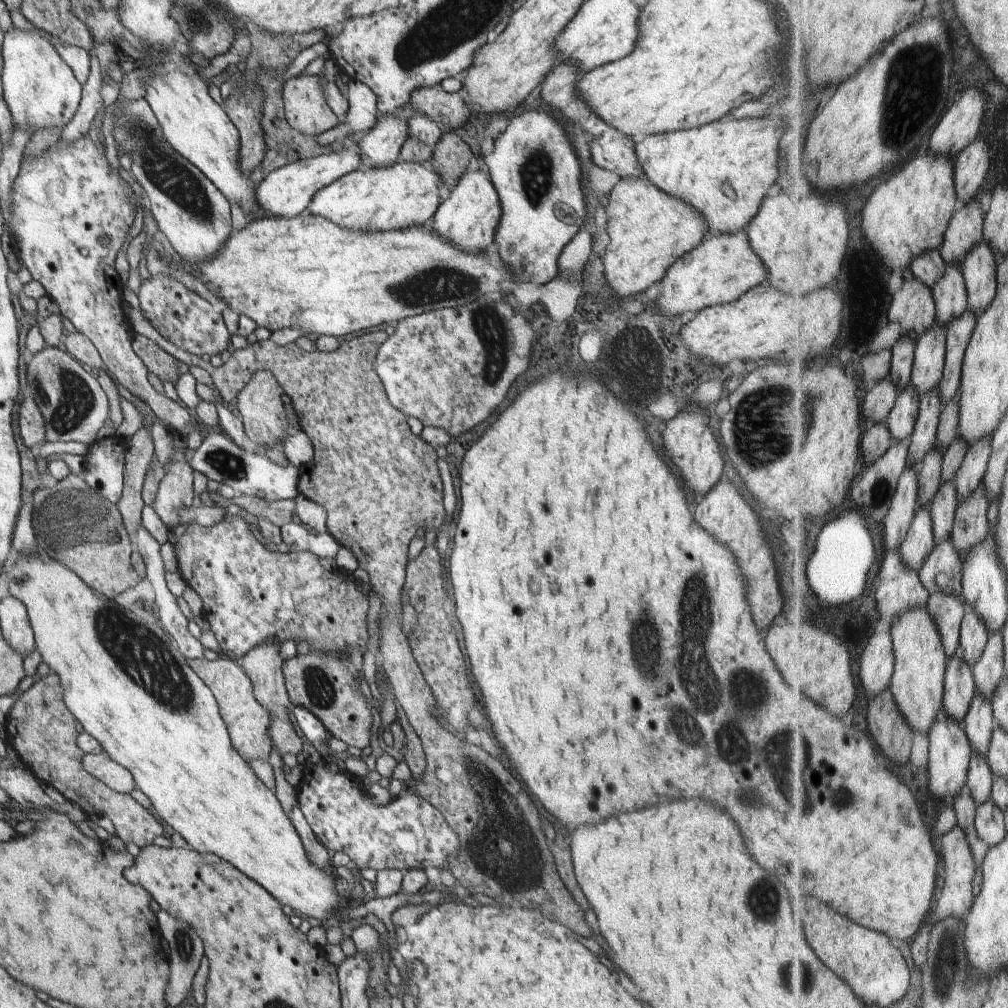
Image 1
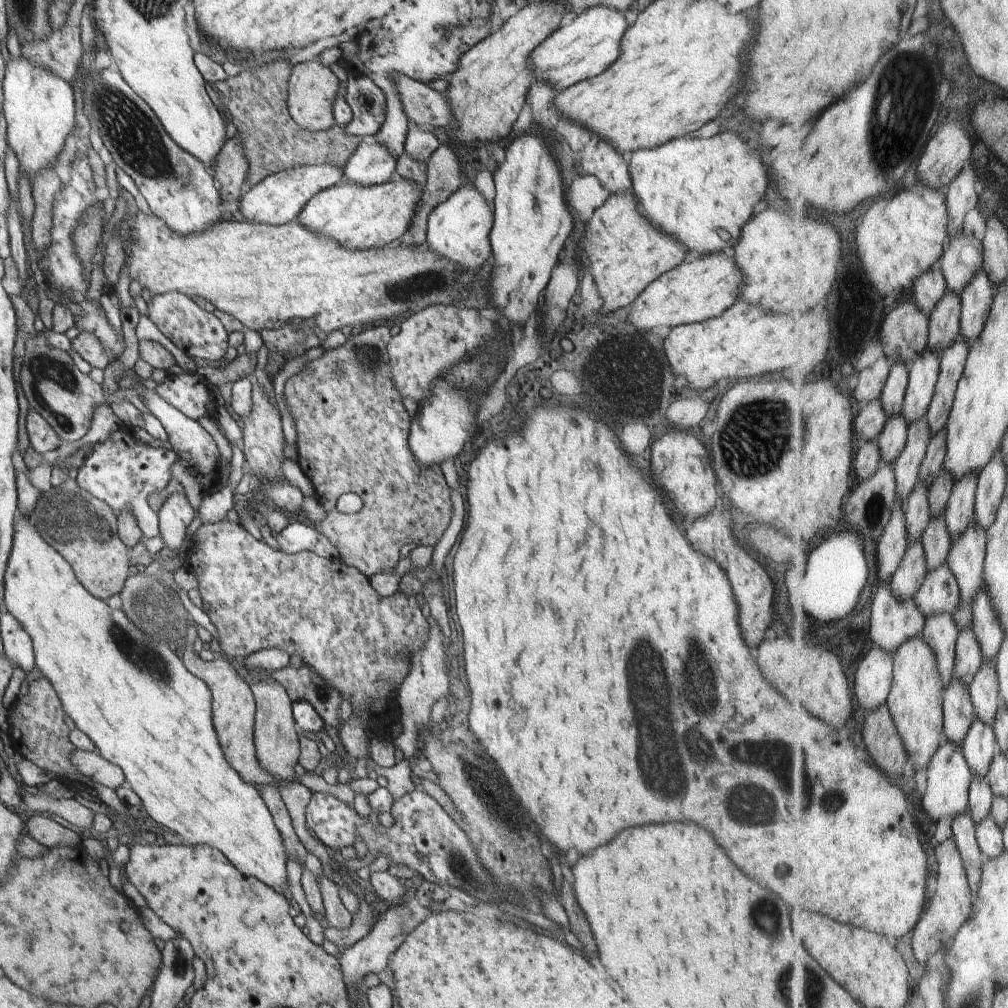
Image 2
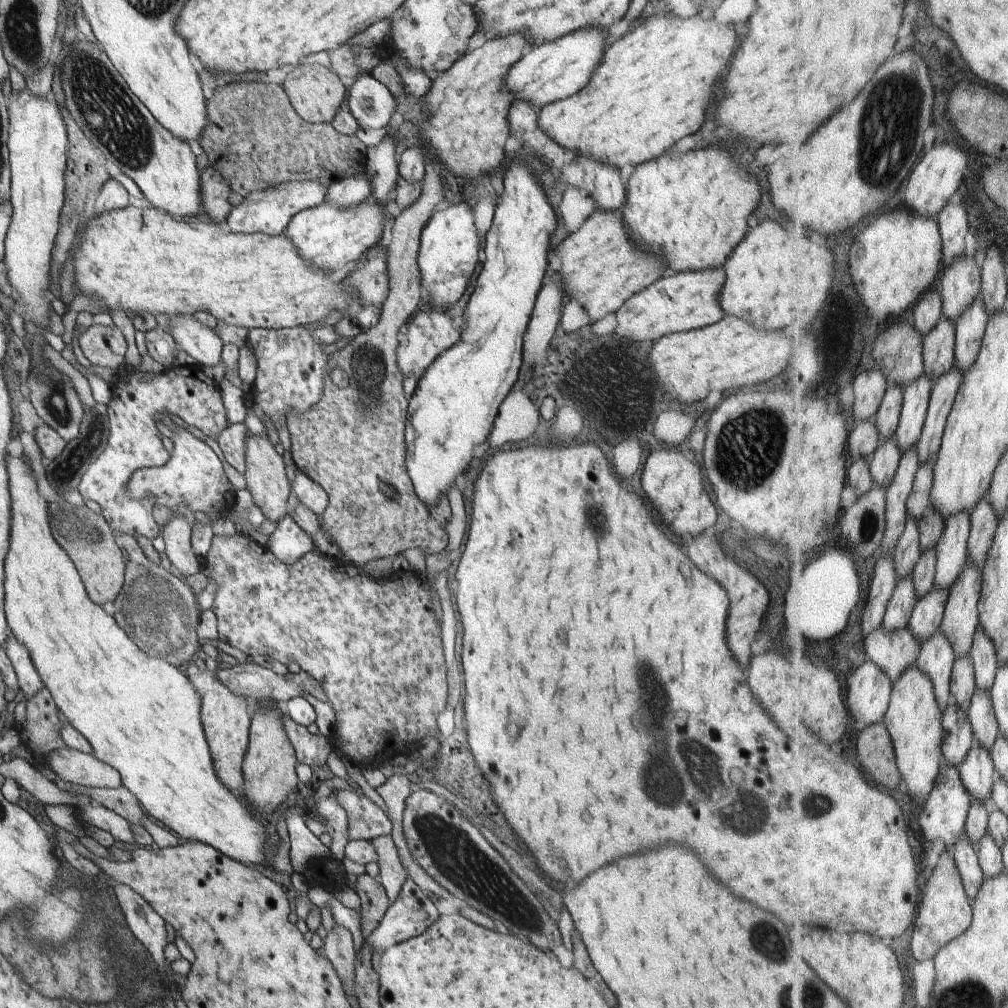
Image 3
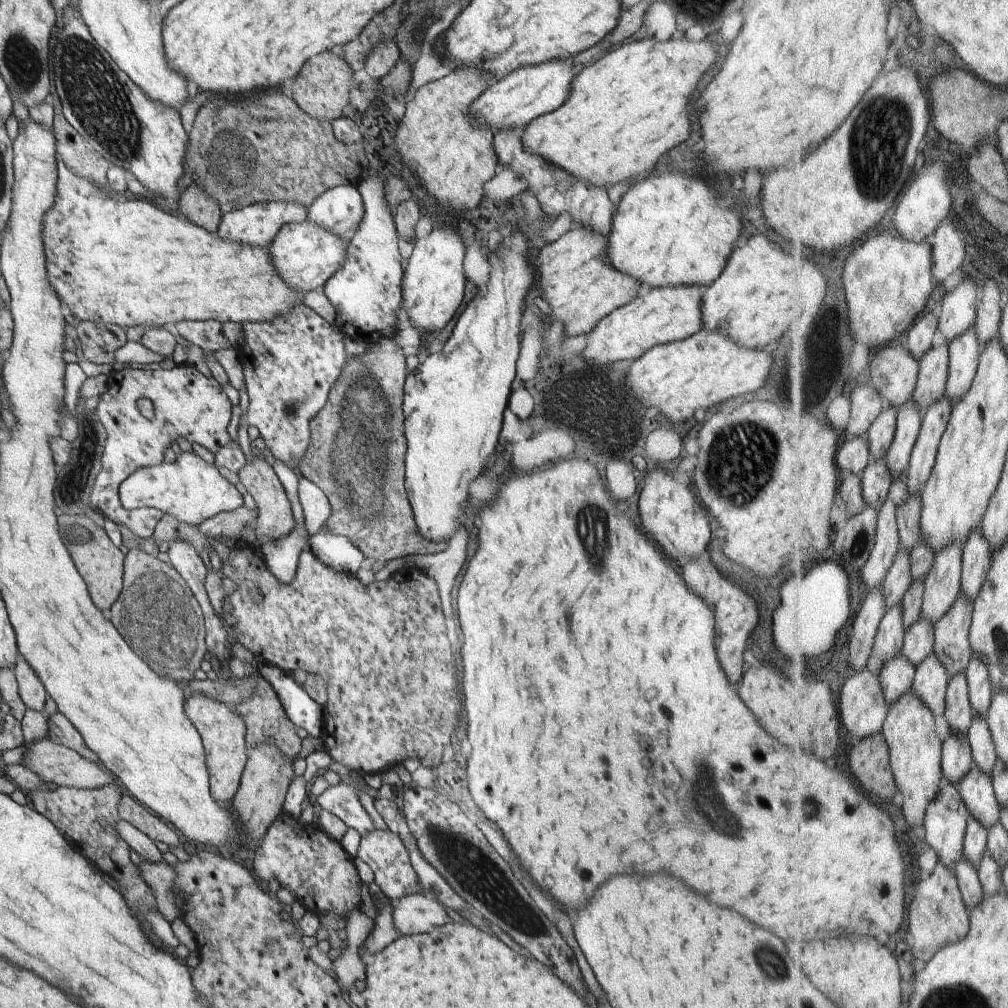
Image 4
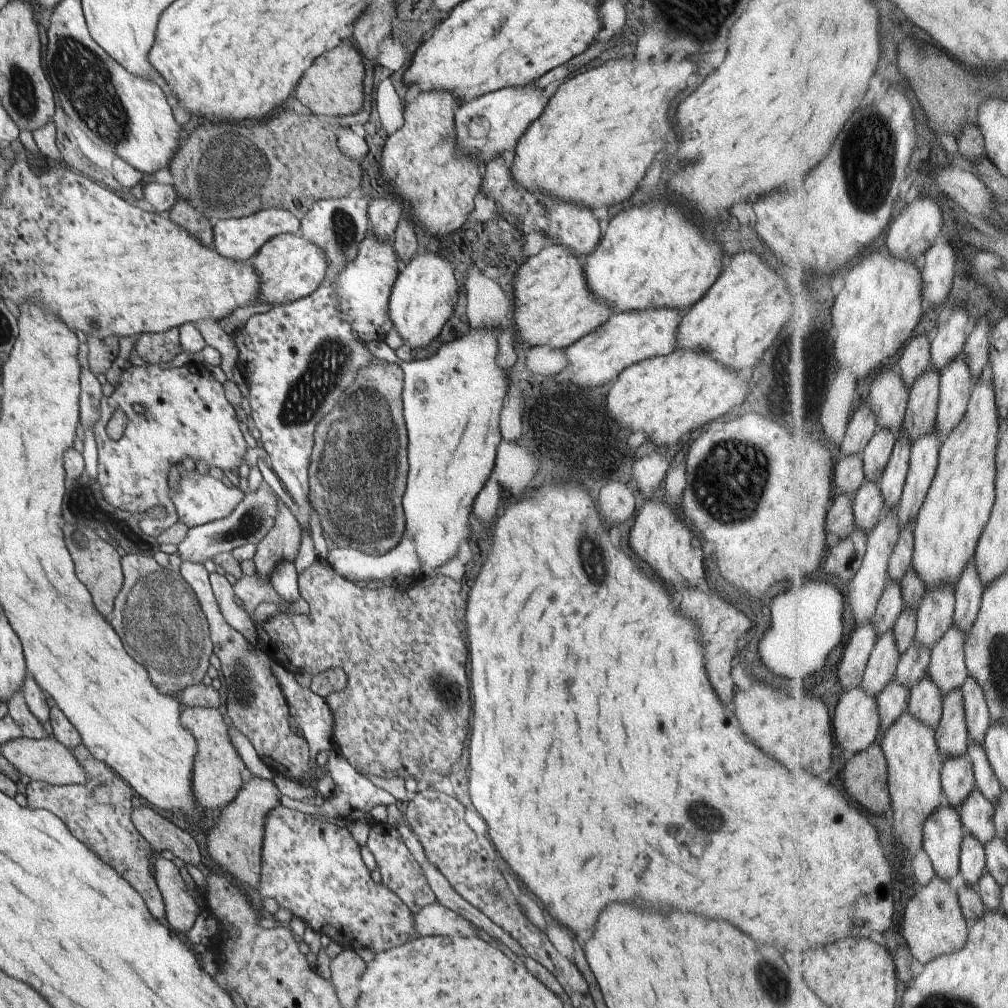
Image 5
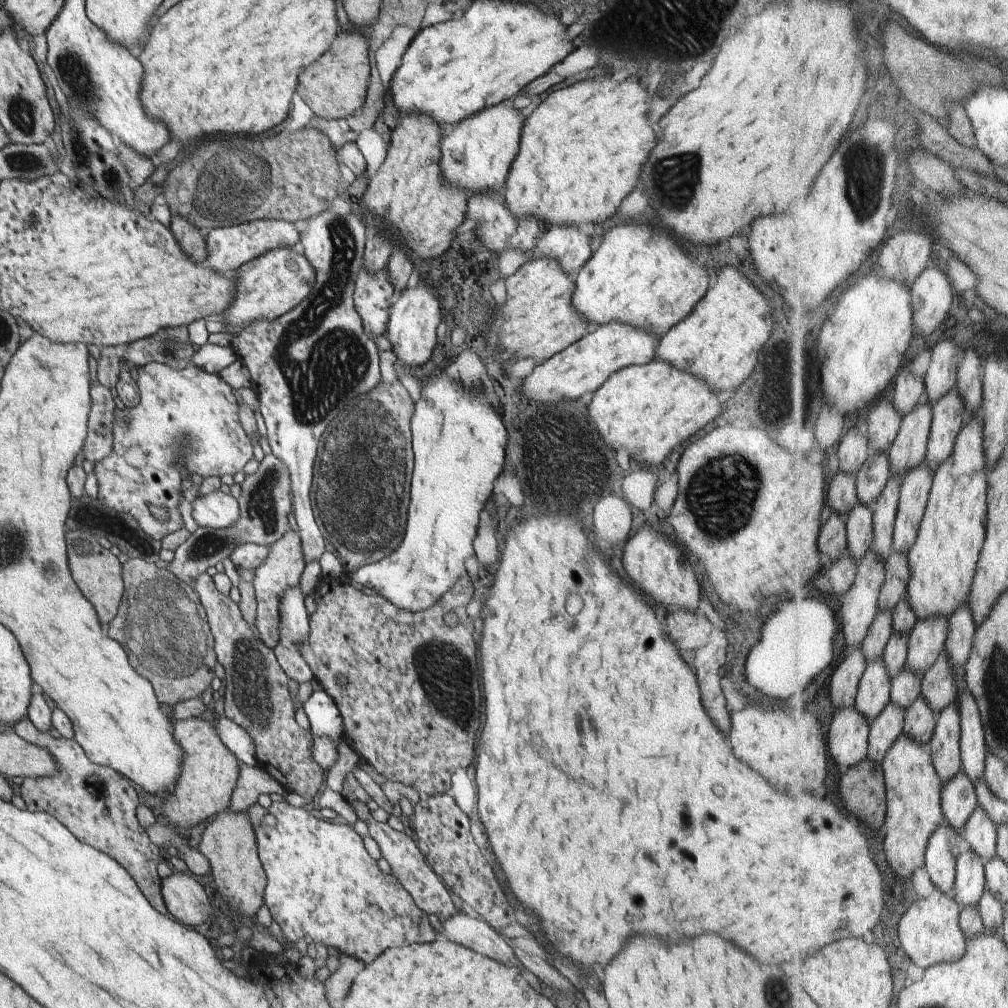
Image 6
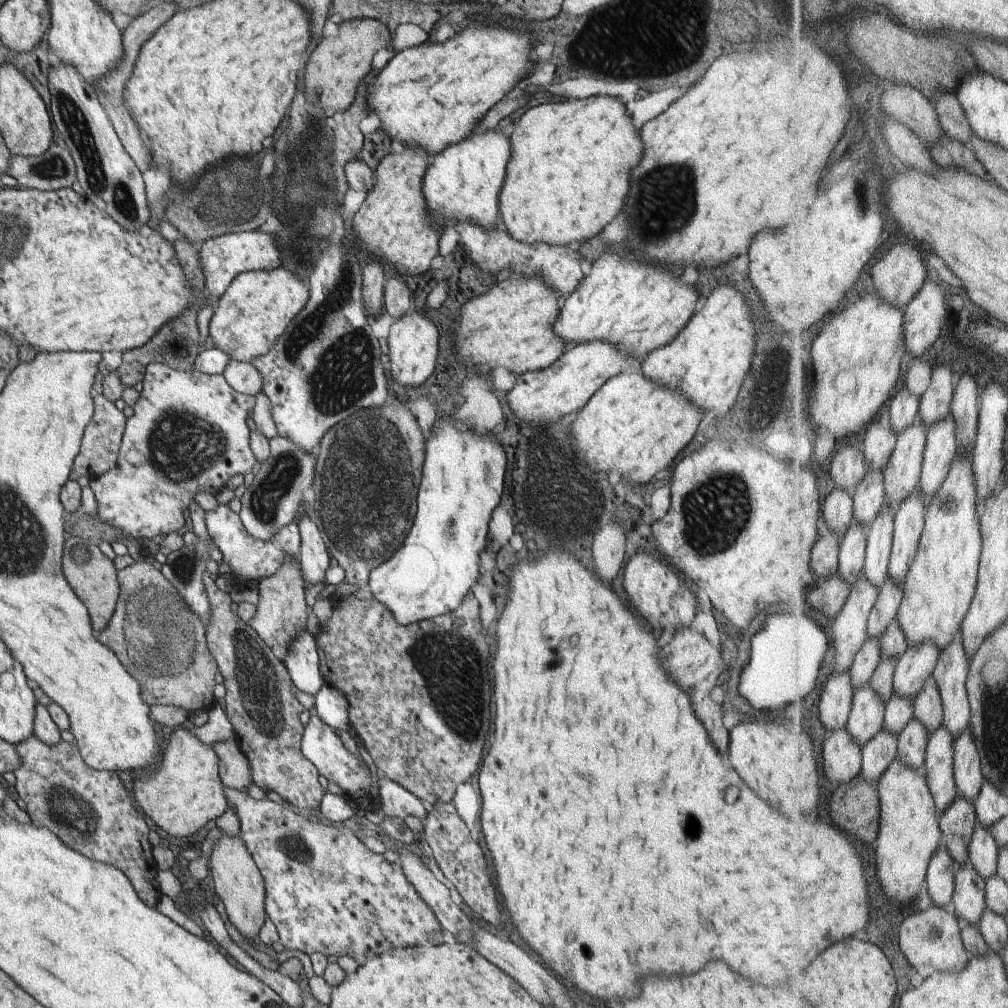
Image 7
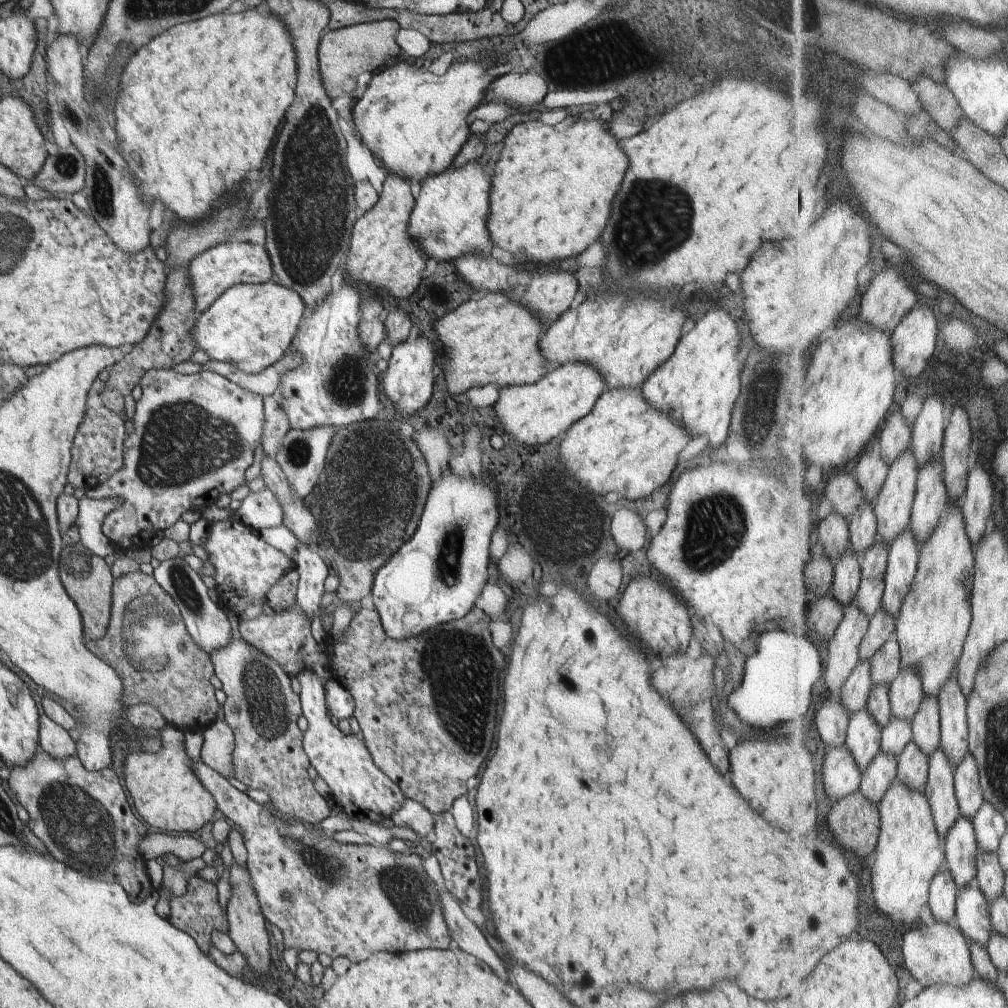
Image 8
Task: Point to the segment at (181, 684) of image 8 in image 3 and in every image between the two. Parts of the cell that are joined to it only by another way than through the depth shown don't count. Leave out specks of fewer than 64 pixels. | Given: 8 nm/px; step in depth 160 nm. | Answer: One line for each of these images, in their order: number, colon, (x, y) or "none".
3: (160, 612)
4: (156, 609)
5: (158, 615)
6: (161, 622)
7: (162, 645)

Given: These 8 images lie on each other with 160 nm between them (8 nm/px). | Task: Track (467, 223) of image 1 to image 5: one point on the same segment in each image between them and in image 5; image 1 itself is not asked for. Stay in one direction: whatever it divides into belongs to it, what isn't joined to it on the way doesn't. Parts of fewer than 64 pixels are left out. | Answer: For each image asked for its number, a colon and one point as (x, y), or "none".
2: (458, 229)
3: (449, 245)
4: (433, 287)
5: (420, 304)

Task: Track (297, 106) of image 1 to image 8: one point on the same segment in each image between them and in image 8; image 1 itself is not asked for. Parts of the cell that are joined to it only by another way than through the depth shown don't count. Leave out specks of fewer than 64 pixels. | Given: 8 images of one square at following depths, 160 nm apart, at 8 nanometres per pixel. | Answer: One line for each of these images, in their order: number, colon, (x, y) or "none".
2: (312, 87)
3: (316, 93)
4: (322, 88)
5: (332, 86)
6: (334, 86)
7: (331, 77)
8: (345, 53)

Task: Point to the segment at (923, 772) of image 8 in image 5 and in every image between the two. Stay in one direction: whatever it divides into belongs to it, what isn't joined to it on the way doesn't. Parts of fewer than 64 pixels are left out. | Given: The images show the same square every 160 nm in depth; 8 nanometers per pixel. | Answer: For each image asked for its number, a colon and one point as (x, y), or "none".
5: (928, 700)
6: (922, 720)
7: (914, 748)

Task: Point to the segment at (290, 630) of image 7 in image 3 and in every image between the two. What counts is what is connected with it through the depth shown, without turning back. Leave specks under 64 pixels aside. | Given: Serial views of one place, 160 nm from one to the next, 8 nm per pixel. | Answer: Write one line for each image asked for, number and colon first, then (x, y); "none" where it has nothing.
3: (265, 475)
4: (275, 520)
5: (281, 543)
6: (281, 570)

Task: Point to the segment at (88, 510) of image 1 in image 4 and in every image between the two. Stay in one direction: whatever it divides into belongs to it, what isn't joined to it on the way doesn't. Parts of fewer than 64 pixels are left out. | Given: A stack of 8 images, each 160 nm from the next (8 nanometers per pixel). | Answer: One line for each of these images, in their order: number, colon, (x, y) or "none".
2: (99, 558)
3: (86, 536)
4: (98, 560)

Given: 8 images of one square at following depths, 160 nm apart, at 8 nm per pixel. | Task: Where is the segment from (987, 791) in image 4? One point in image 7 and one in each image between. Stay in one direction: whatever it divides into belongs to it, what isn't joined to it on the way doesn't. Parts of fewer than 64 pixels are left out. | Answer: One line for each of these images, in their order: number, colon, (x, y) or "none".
5: (979, 813)
6: (983, 831)
7: (986, 851)

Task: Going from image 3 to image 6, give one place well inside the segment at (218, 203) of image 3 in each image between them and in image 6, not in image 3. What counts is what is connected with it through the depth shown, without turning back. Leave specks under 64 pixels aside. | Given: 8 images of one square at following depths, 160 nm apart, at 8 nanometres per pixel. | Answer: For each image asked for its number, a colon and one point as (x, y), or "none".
4: (197, 206)
5: (182, 212)
6: (192, 241)

